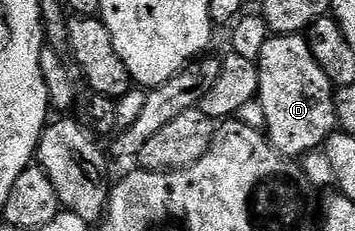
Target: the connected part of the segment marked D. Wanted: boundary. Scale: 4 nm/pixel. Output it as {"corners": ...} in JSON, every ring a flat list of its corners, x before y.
{"corners":[[281,33,278,35,268,36,265,47,261,47,261,55,257,62,259,66,259,96,257,100,261,103,261,111,265,111,265,136,272,149,275,149,282,157,290,157,292,159,302,158,308,153,314,153,320,147,326,146,328,137,336,132,337,122,335,119,335,91,336,86,331,84,325,73,321,71,321,67,315,59,312,52,309,51,306,36,297,33]]}

